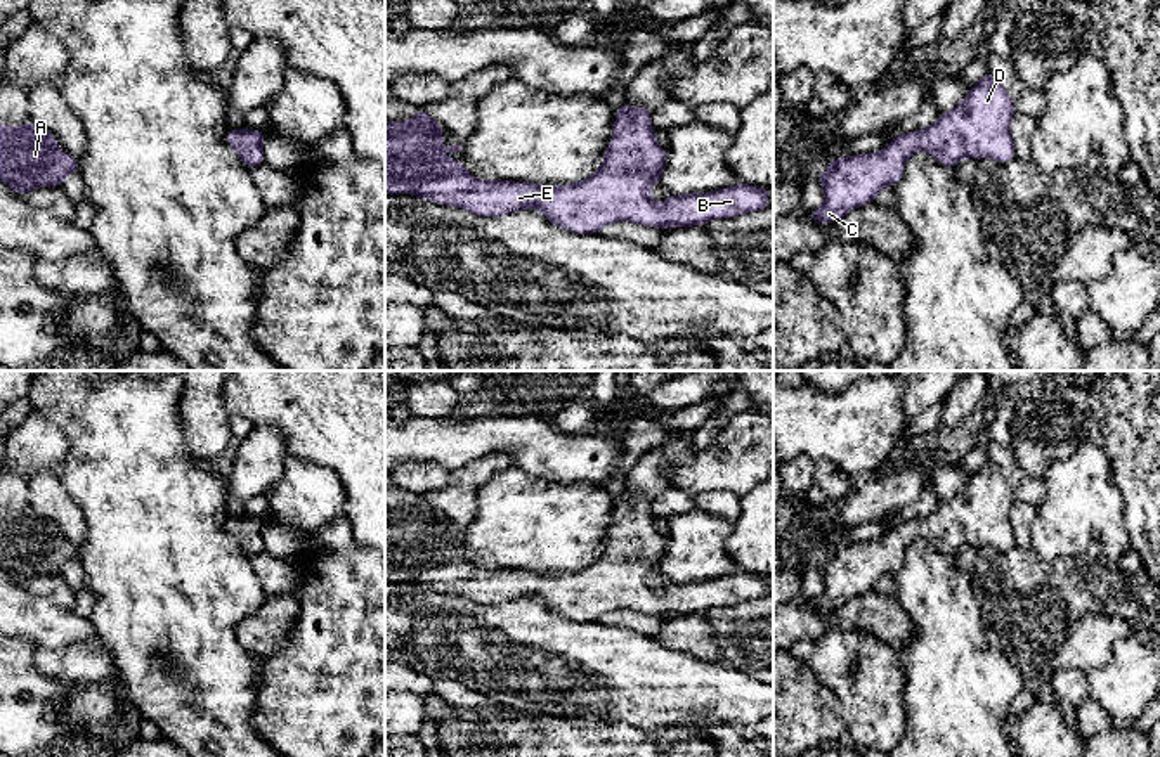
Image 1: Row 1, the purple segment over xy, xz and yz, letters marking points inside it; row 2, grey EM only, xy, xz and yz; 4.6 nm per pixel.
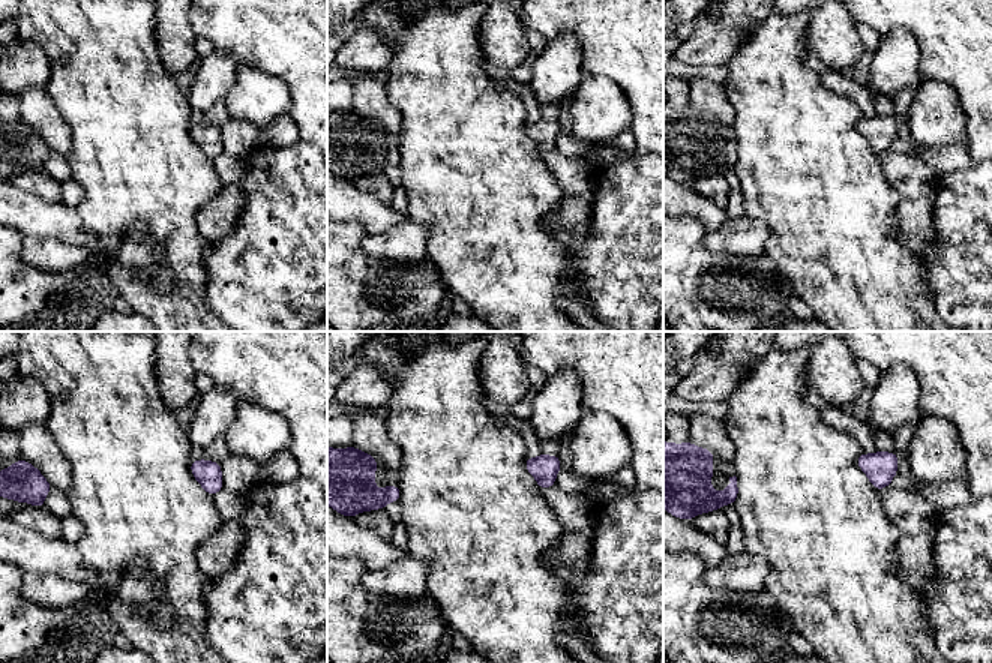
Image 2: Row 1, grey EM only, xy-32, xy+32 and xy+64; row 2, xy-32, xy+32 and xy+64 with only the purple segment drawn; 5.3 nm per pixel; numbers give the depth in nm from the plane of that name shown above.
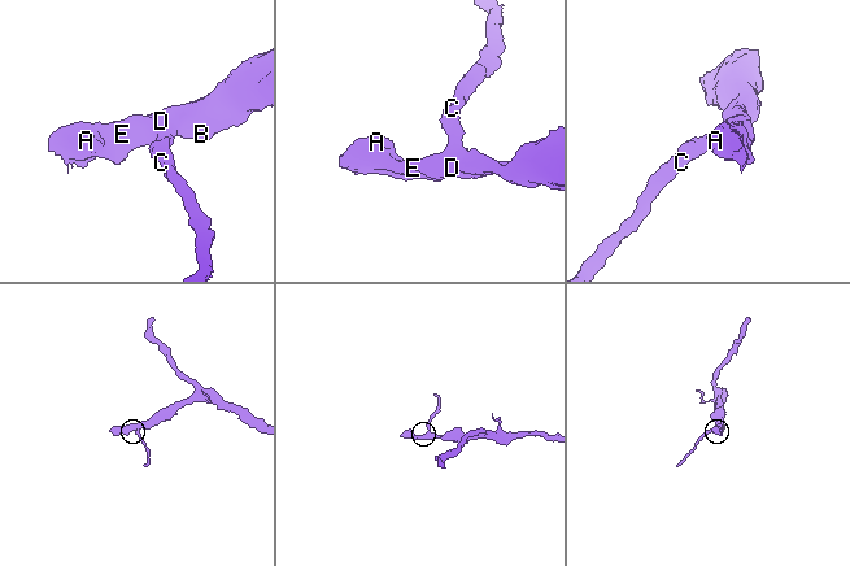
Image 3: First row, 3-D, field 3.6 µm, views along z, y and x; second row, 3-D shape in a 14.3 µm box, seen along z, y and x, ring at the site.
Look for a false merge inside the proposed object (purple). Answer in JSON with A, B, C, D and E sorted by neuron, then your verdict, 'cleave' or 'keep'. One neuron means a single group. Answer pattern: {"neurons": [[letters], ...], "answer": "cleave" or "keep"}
{"neurons": [["A", "B", "C", "D", "E"]], "answer": "keep"}

